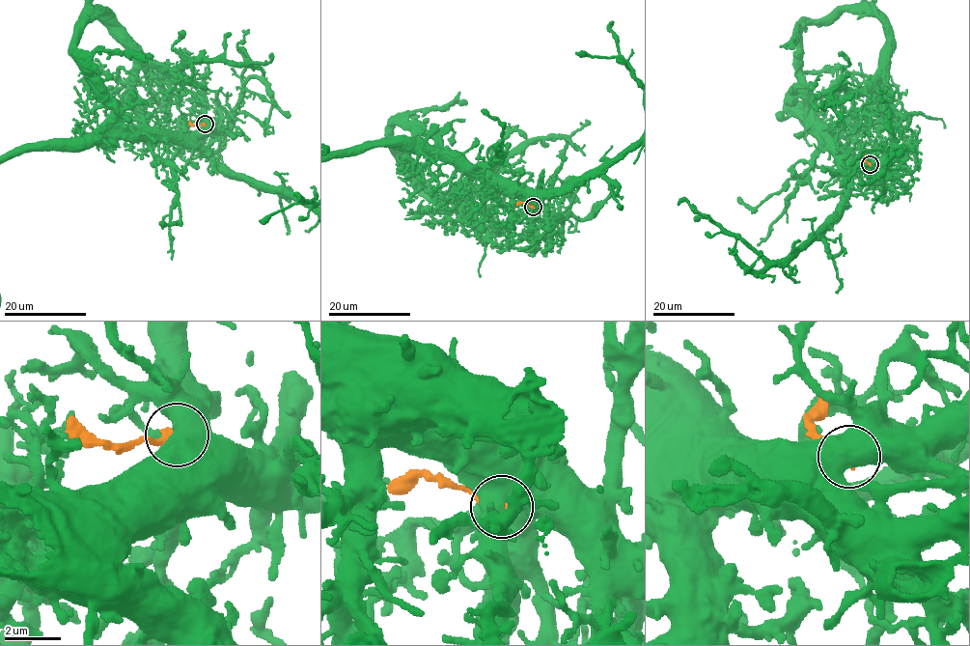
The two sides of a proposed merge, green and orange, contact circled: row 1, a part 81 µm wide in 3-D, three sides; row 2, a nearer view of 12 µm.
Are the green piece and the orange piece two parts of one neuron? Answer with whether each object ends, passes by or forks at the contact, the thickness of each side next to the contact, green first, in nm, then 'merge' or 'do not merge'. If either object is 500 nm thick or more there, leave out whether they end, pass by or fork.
800 nm thick on the green side, 460 nm on the other; do not merge

